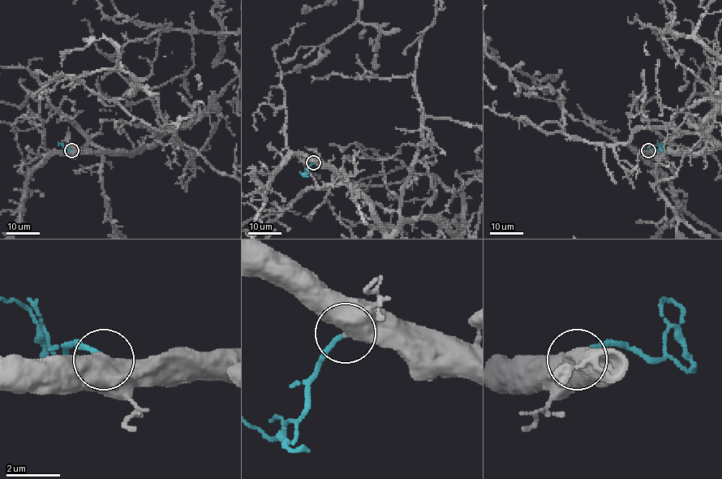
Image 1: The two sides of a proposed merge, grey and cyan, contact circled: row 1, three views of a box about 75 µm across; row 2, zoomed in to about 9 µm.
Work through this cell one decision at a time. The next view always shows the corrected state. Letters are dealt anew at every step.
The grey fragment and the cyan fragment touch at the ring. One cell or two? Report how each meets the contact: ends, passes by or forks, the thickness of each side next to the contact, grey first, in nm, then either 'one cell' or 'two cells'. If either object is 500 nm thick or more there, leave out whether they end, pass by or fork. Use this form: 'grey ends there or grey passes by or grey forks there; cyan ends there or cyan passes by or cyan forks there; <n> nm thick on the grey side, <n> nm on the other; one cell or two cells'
600 nm thick on the grey side, 170 nm on the other; one cell

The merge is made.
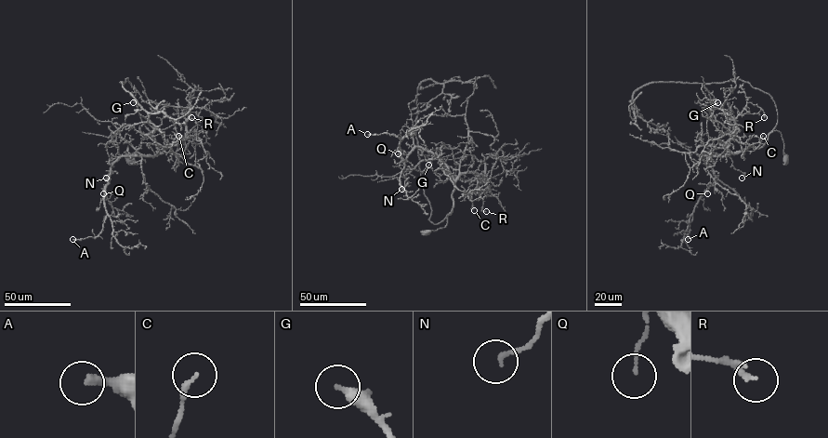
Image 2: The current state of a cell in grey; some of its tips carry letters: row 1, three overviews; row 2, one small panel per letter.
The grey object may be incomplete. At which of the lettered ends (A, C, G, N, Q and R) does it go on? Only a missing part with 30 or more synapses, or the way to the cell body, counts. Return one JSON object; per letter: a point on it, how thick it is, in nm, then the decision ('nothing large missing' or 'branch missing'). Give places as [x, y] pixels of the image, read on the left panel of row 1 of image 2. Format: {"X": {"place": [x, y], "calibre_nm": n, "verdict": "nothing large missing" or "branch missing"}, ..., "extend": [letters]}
{"A": {"place": [72, 239], "calibre_nm": 260, "verdict": "nothing large missing"}, "C": {"place": [178, 136], "calibre_nm": 180, "verdict": "nothing large missing"}, "G": {"place": [133, 102], "calibre_nm": 320, "verdict": "nothing large missing"}, "N": {"place": [106, 178], "calibre_nm": 160, "verdict": "nothing large missing"}, "Q": {"place": [103, 193], "calibre_nm": 110, "verdict": "nothing large missing"}, "R": {"place": [191, 117], "calibre_nm": 180, "verdict": "nothing large missing"}, "extend": []}

